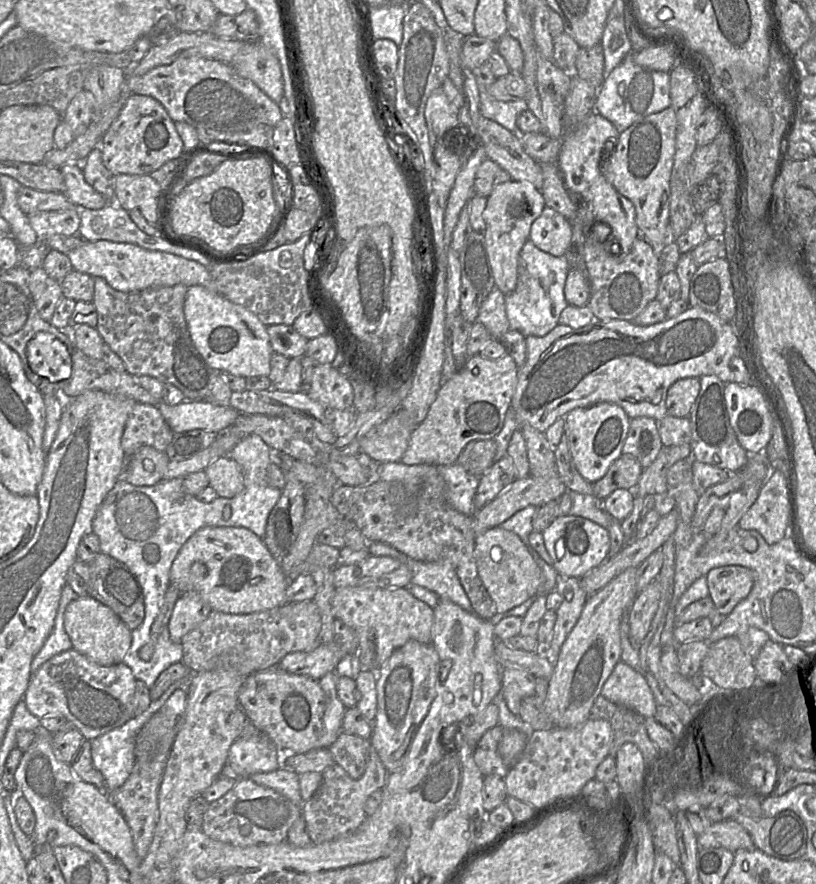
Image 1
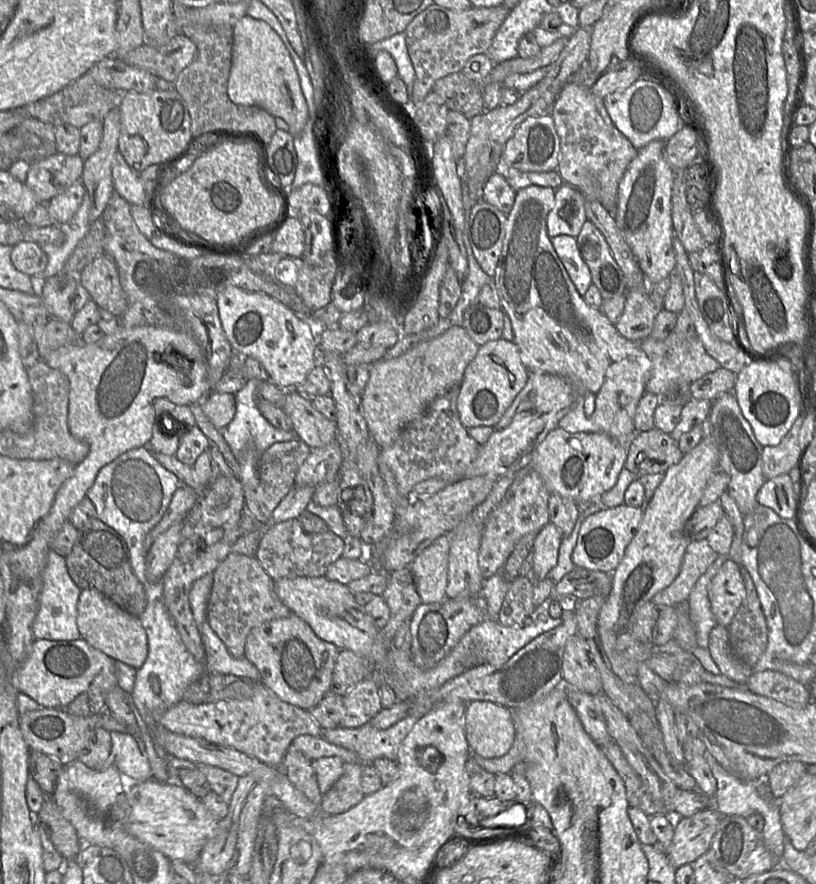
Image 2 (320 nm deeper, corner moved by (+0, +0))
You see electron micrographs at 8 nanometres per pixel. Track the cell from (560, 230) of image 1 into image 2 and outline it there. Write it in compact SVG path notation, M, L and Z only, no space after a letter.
M562 184L555 190L555 204L547 216L547 233L550 238L558 235L577 237L584 222L585 196L577 188Z

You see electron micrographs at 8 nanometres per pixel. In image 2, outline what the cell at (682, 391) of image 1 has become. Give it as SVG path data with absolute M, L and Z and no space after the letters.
M722 367L704 375L690 384L692 398L713 401L719 394L733 392L736 375Z

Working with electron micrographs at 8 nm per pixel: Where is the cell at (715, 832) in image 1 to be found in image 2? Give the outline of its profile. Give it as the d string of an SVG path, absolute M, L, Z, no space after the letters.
M708 807L690 817L680 817L676 821L672 842L665 851L671 864L675 868L693 864L702 854L706 853L723 816L715 807Z

